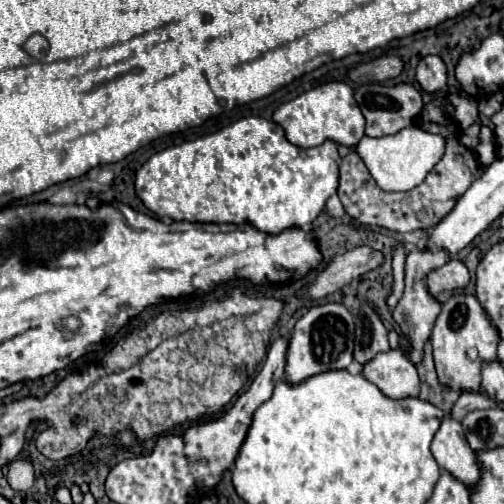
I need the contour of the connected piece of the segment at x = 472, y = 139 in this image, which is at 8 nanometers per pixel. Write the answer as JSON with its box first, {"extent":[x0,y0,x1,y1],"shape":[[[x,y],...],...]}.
{"extent":[460,116,482,148],"shape":[[[479,116],[475,123],[469,128],[465,129],[463,131],[462,137],[460,139],[460,142],[462,145],[468,147],[468,148],[475,148],[477,144],[479,143],[479,132],[480,132],[480,124],[482,122],[481,117]]]}

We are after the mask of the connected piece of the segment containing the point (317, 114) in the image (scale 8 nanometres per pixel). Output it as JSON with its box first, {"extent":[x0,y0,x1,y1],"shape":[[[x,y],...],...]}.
{"extent":[272,81,366,147],"shape":[[[336,81],[310,89],[288,103],[282,103],[274,111],[272,119],[284,129],[288,141],[298,147],[316,147],[324,143],[326,139],[338,145],[354,147],[364,137],[364,125],[366,125],[364,115],[360,113],[360,107],[356,105],[352,87],[346,83],[336,83]]]}

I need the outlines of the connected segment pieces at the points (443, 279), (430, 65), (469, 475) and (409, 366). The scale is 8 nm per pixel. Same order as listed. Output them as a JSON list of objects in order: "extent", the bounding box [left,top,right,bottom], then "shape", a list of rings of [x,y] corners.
[{"extent":[426,259,470,295],"shape":[[[450,259],[446,261],[440,269],[434,269],[432,273],[426,275],[426,287],[428,293],[438,295],[442,291],[452,291],[452,289],[462,289],[470,281],[468,269],[464,267],[462,261]]]},{"extent":[416,55,448,95],"shape":[[[426,55],[418,63],[416,79],[418,79],[420,87],[430,95],[448,89],[448,85],[446,85],[446,67],[444,67],[444,61],[438,55]]]},{"extent":[432,417,480,487],"shape":[[[442,417],[440,429],[432,439],[432,455],[440,469],[450,471],[466,487],[474,487],[478,483],[480,469],[476,463],[476,455],[472,453],[464,437],[462,425],[454,417]]]},{"extent":[362,349,420,399],"shape":[[[400,349],[378,353],[368,365],[362,365],[362,373],[390,399],[418,395],[420,379],[416,367]]]}]

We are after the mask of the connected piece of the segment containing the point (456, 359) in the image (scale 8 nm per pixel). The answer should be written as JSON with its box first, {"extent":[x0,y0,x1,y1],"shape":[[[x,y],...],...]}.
{"extent":[432,295,500,391],"shape":[[[452,295],[442,303],[440,315],[432,329],[434,363],[438,377],[444,385],[458,391],[478,391],[480,389],[480,367],[484,361],[496,359],[496,347],[500,341],[498,329],[488,321],[486,311],[474,295]]]}

